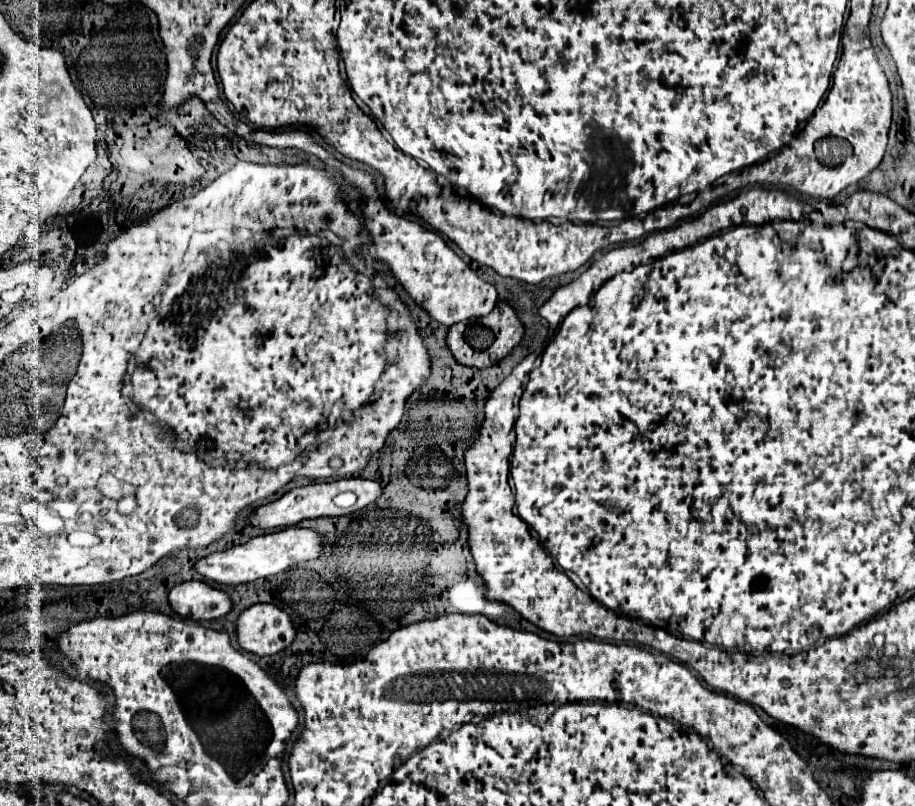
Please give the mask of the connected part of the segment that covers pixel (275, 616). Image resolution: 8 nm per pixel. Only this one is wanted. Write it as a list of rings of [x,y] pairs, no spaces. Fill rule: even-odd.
[[[256,603],[236,619],[236,637],[244,651],[258,657],[274,655],[294,641],[296,629],[290,617],[270,603]]]

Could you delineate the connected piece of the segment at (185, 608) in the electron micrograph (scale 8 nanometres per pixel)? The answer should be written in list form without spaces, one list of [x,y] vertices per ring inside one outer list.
[[[184,581],[168,593],[170,607],[184,619],[204,621],[218,619],[232,609],[232,601],[224,591],[212,589],[202,581]]]

